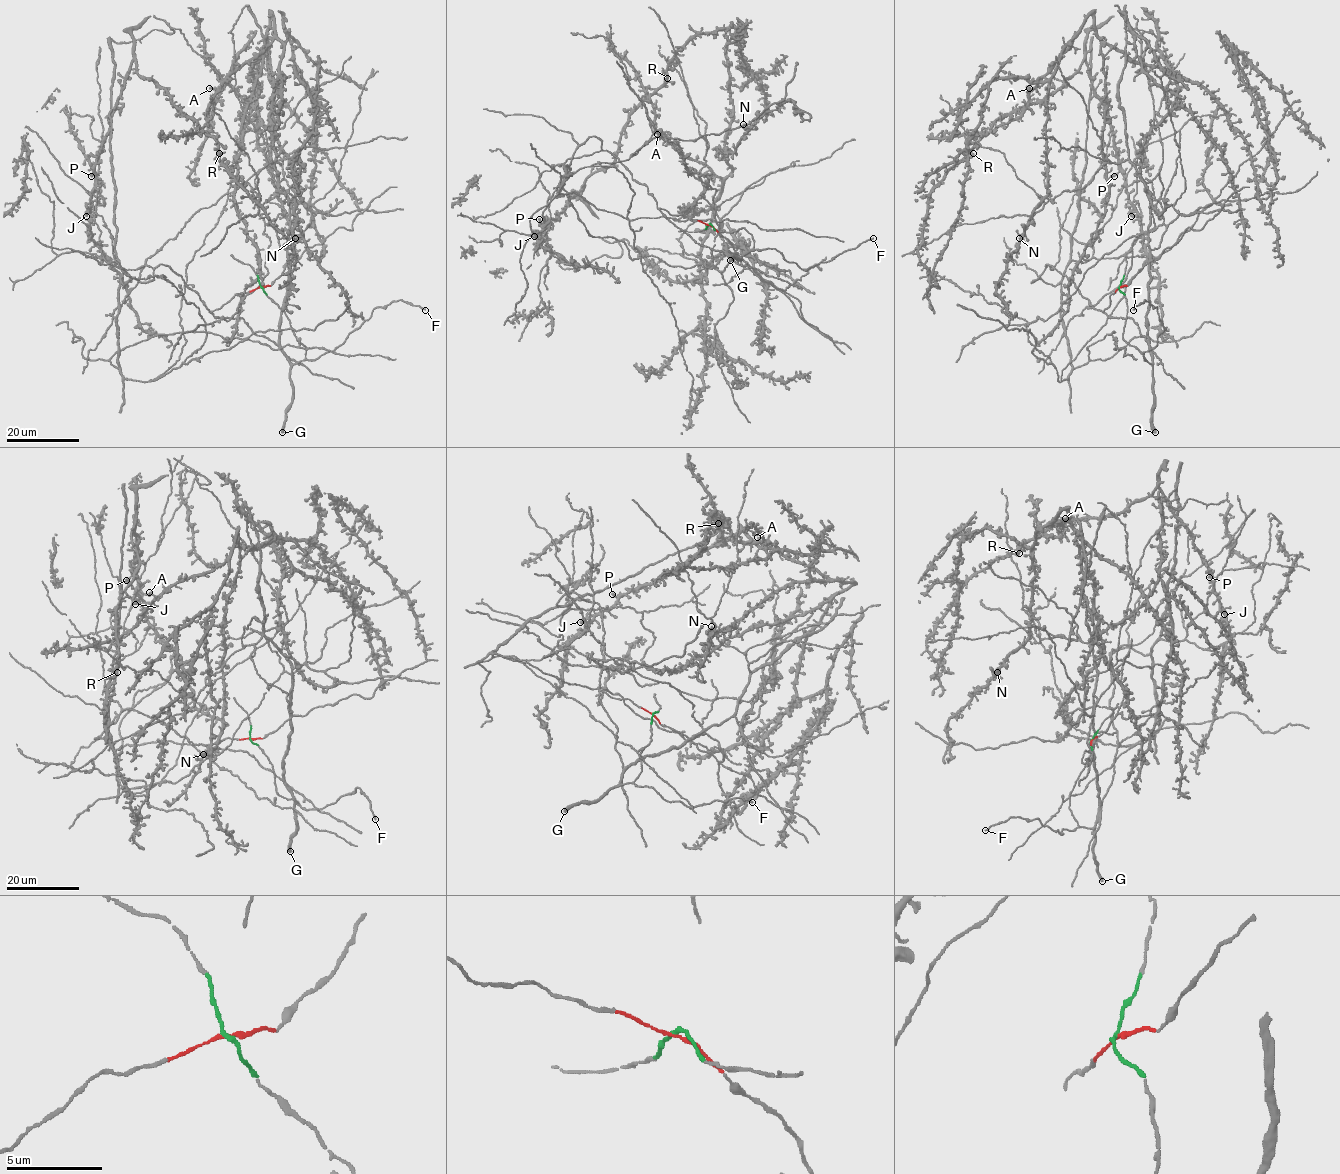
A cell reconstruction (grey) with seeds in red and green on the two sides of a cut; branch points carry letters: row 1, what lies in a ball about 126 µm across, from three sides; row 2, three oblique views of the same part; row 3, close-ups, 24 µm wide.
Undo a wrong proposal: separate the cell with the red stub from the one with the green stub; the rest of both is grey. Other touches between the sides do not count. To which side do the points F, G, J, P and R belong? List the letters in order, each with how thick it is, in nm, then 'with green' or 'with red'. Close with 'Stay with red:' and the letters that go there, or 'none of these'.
F: calibre 220 nm; with green
G: calibre 500 nm; with green
J: calibre 380 nm; with red
P: calibre 400 nm; with red
R: calibre 440 nm; with red
Stay with red: J, P, R

